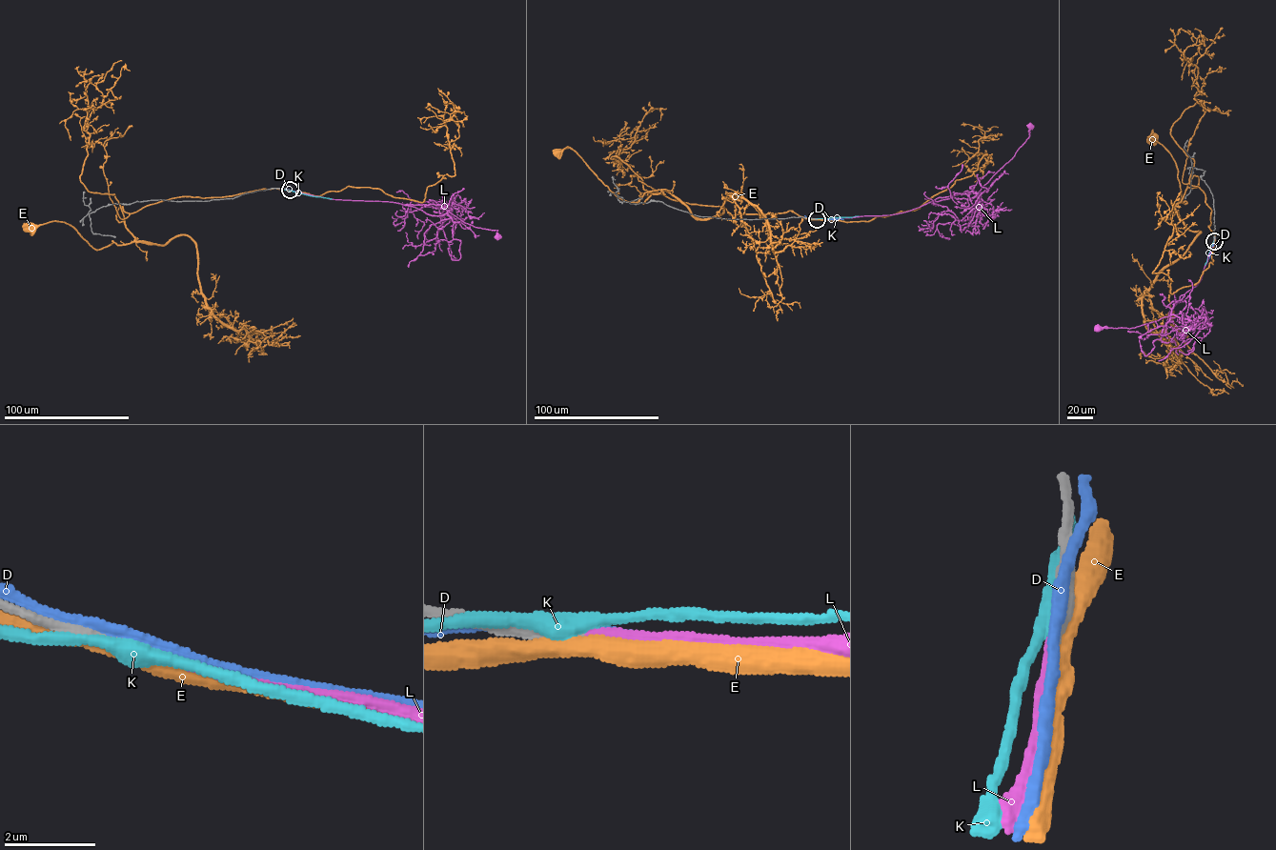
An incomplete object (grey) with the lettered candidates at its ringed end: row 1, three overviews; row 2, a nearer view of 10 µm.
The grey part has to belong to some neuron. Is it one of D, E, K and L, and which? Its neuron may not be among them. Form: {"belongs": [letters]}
{"belongs": ["L"]}

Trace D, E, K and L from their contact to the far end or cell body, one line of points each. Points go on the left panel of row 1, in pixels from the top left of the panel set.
D: (288, 190), (316, 196)
E: (289, 190), (177, 197), (131, 213), (122, 207), (116, 218), (134, 240), (99, 249), (62, 222), (29, 227)
K: (288, 190), (332, 199)
L: (290, 190), (330, 199), (399, 203), (433, 215), (448, 212), (475, 227), (496, 231), (497, 236)

